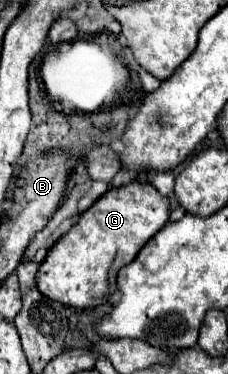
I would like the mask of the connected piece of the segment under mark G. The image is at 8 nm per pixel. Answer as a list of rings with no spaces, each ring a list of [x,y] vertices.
[[[130,183],[106,191],[78,217],[40,263],[36,281],[40,293],[66,307],[94,309],[110,293],[108,273],[116,259],[122,261],[122,267],[132,263],[146,241],[168,223],[168,213],[170,201],[150,183]]]

